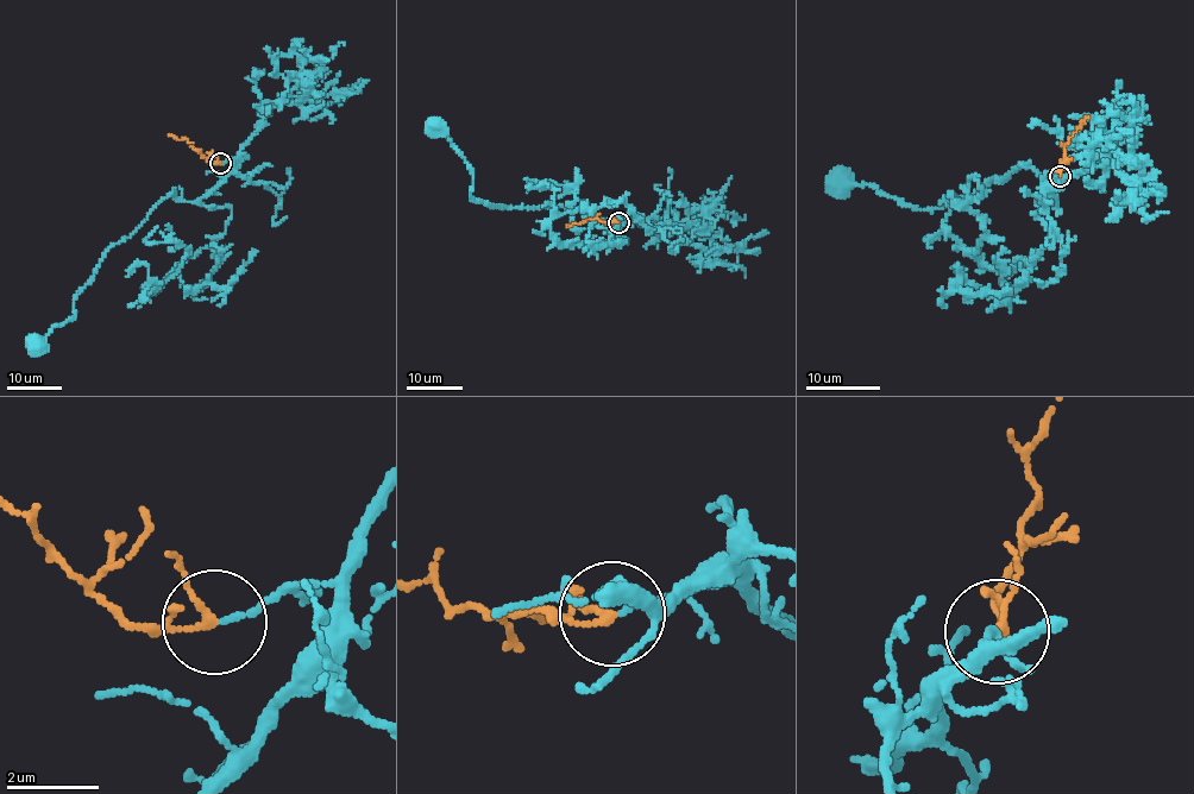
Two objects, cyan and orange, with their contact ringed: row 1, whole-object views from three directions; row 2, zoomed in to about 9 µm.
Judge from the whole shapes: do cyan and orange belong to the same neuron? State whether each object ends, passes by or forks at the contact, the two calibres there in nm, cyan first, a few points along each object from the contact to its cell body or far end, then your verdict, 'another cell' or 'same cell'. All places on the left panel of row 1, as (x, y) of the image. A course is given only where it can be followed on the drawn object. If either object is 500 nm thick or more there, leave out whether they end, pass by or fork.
cyan ends there; orange forks there; 120 nm thick on the cyan side, 110 nm on the other; cyan runs (221, 164), (234, 161), (205, 195), (193, 201), (164, 196), (108, 249), (75, 296), (74, 317), (35, 342); orange runs (221, 164), (209, 163), (187, 139), (169, 134); same cell

